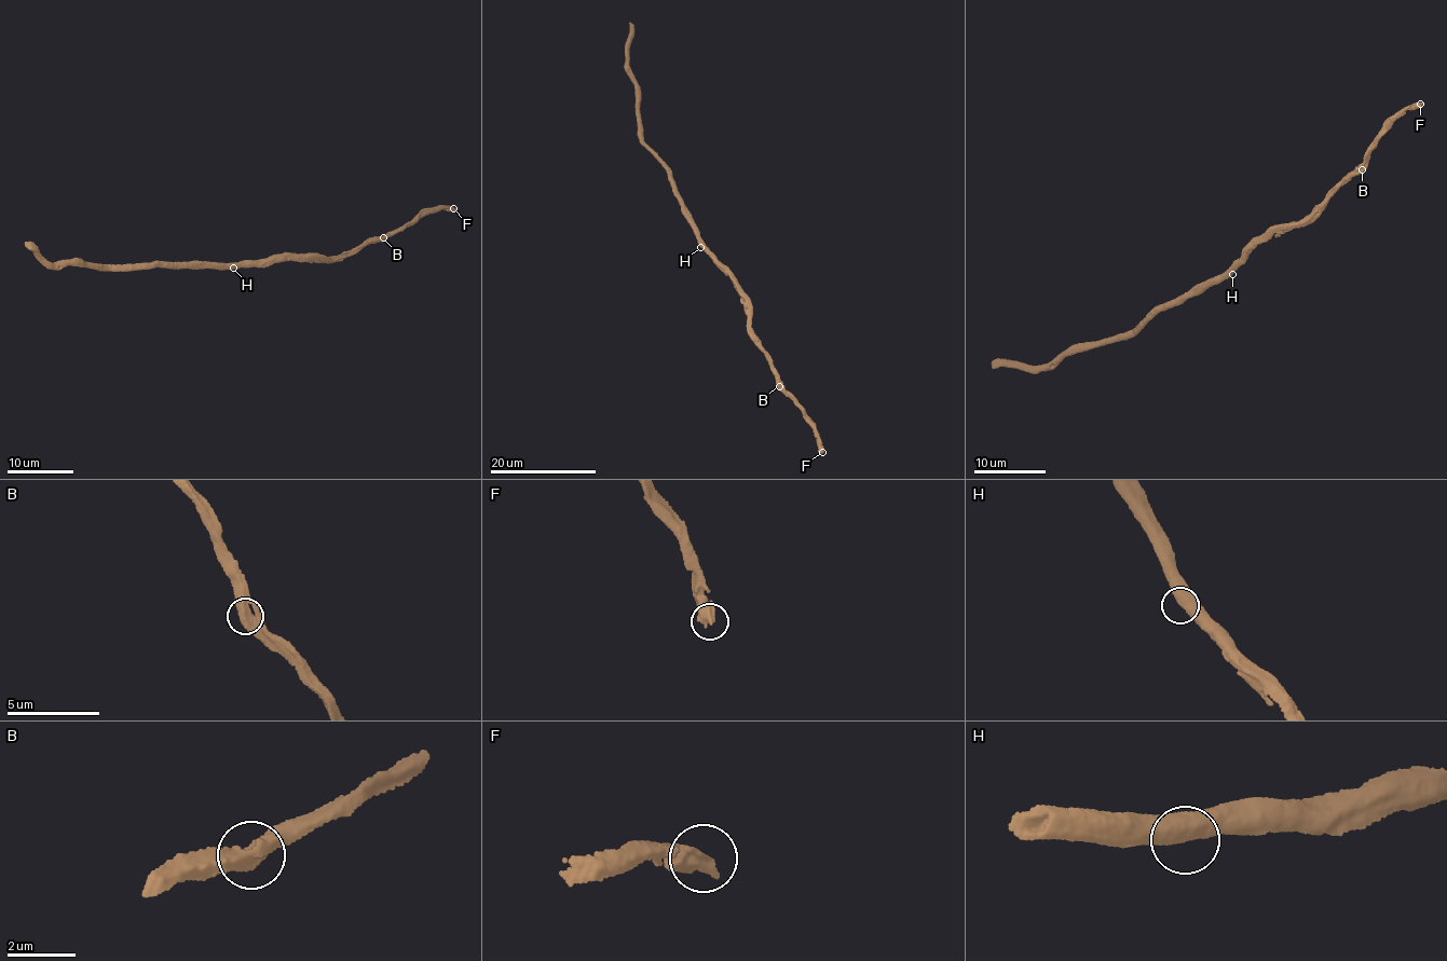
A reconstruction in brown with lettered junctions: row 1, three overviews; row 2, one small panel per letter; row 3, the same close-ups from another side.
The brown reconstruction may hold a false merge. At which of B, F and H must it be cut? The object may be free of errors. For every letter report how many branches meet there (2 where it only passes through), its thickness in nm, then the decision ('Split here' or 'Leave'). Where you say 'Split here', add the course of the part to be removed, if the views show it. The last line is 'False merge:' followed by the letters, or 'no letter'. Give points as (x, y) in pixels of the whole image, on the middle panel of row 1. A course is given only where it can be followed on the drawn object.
B: Branches: 3. Thickness 440 nm. Leave
F: Branches: 1. Thickness 650 nm. Leave
H: Branches: 2. Thickness 600 nm. Leave
False merge: no letter

